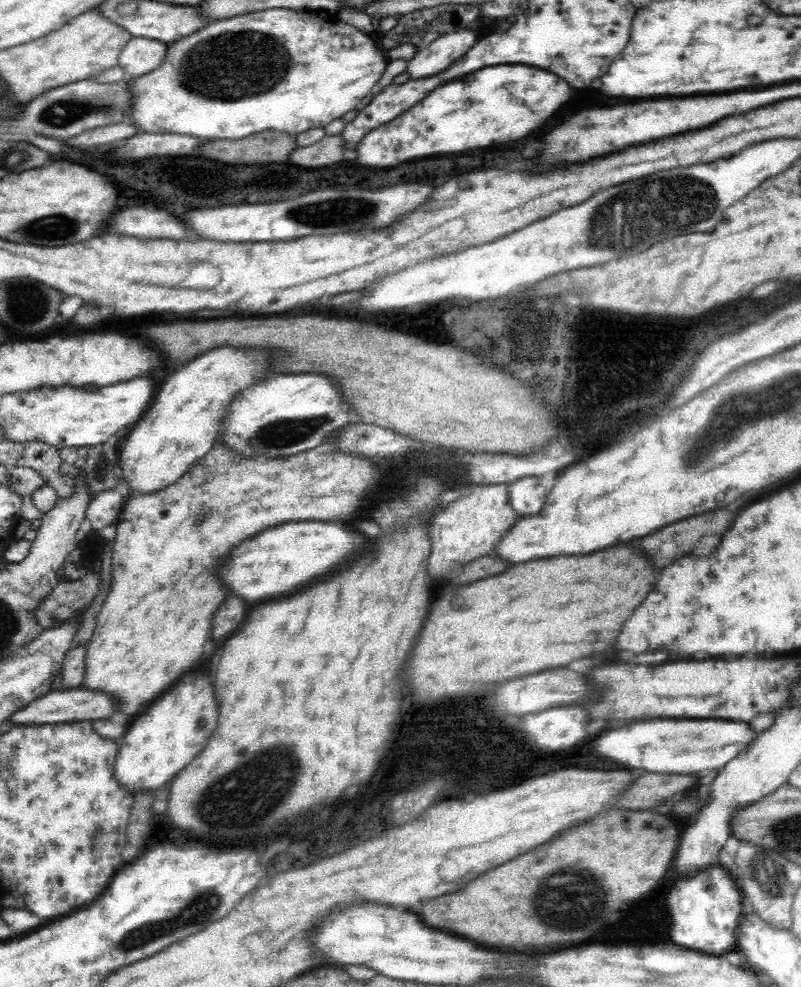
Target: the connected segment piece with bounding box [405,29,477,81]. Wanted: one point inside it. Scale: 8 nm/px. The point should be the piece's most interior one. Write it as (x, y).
(441, 55)

